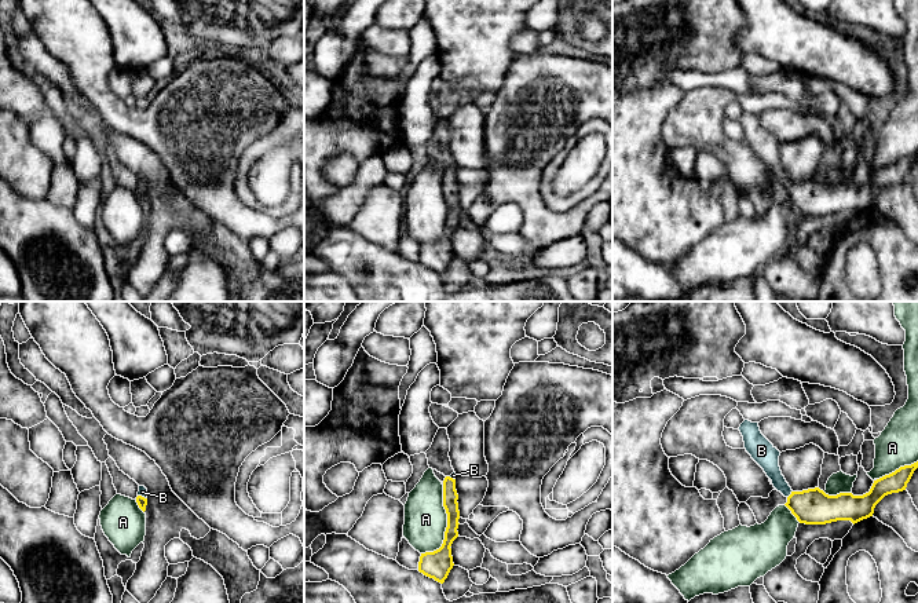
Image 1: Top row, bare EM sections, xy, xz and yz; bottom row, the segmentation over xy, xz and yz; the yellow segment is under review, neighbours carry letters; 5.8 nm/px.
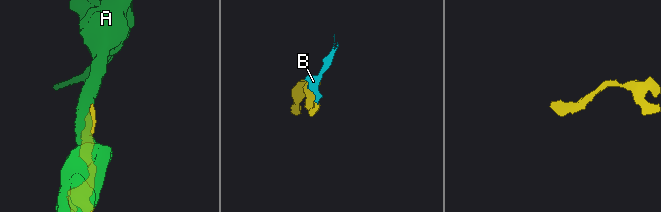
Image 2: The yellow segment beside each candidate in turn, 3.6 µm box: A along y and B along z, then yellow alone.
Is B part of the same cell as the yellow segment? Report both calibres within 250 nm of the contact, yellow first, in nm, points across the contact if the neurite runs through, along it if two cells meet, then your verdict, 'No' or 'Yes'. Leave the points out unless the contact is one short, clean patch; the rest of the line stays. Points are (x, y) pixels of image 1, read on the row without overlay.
Thickness 200 nm (yellow) against 130 nm. Path across: yz (811, 198), (798, 194), (790, 186), (779, 175), (768, 150). Yes

